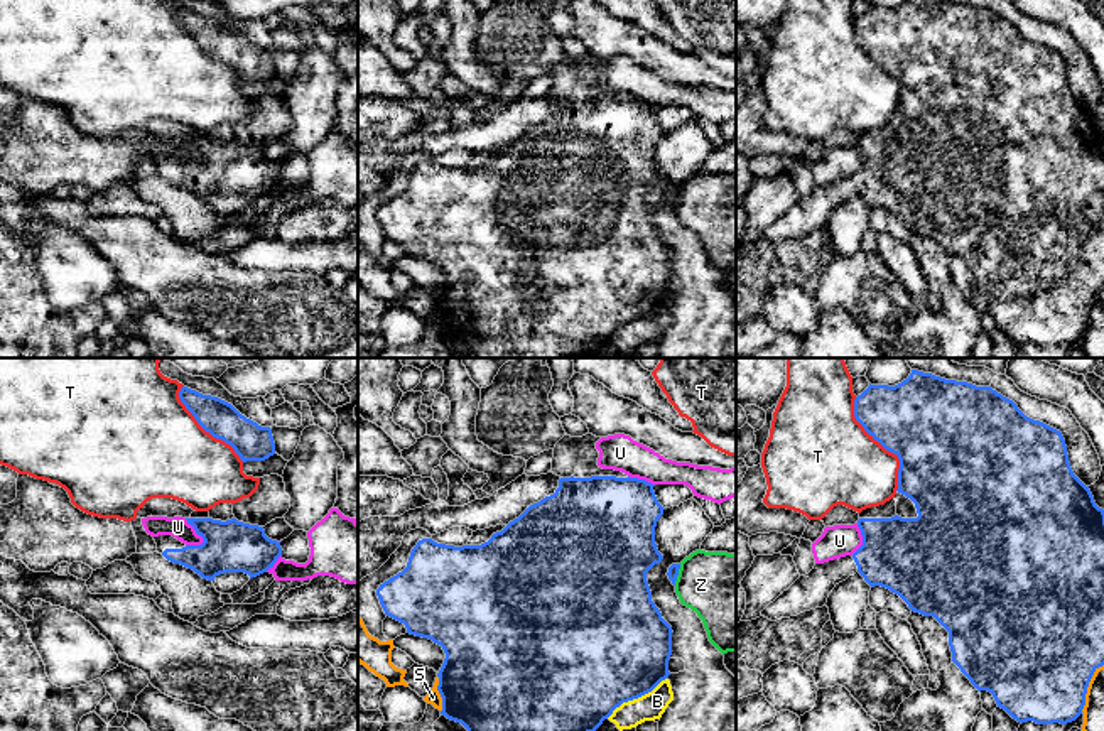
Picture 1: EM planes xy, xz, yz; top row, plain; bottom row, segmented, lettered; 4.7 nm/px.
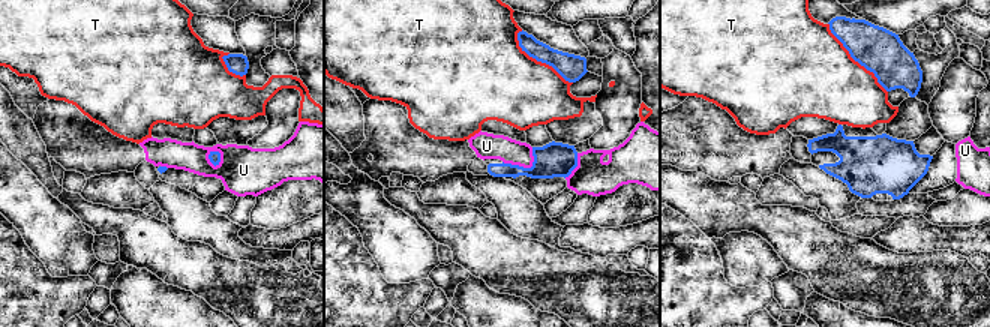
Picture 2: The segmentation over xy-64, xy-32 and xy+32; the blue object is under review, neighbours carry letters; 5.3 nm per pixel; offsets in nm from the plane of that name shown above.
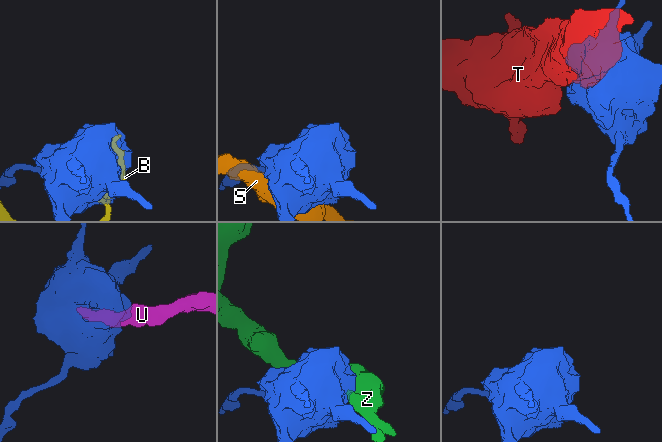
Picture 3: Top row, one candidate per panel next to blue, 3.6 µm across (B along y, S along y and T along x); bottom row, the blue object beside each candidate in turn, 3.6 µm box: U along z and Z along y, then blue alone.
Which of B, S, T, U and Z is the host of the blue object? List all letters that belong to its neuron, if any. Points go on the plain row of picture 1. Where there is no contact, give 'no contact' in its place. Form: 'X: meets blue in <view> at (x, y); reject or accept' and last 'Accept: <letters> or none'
B: meets blue in xz at (637, 319); reject
S: meets blue in xz at (439, 314); reject
T: meets blue in yz at (882, 66); reject
U: meets blue in xy at (196, 154); reject
Z: meets blue in xz at (677, 196); reject
Accept: none

